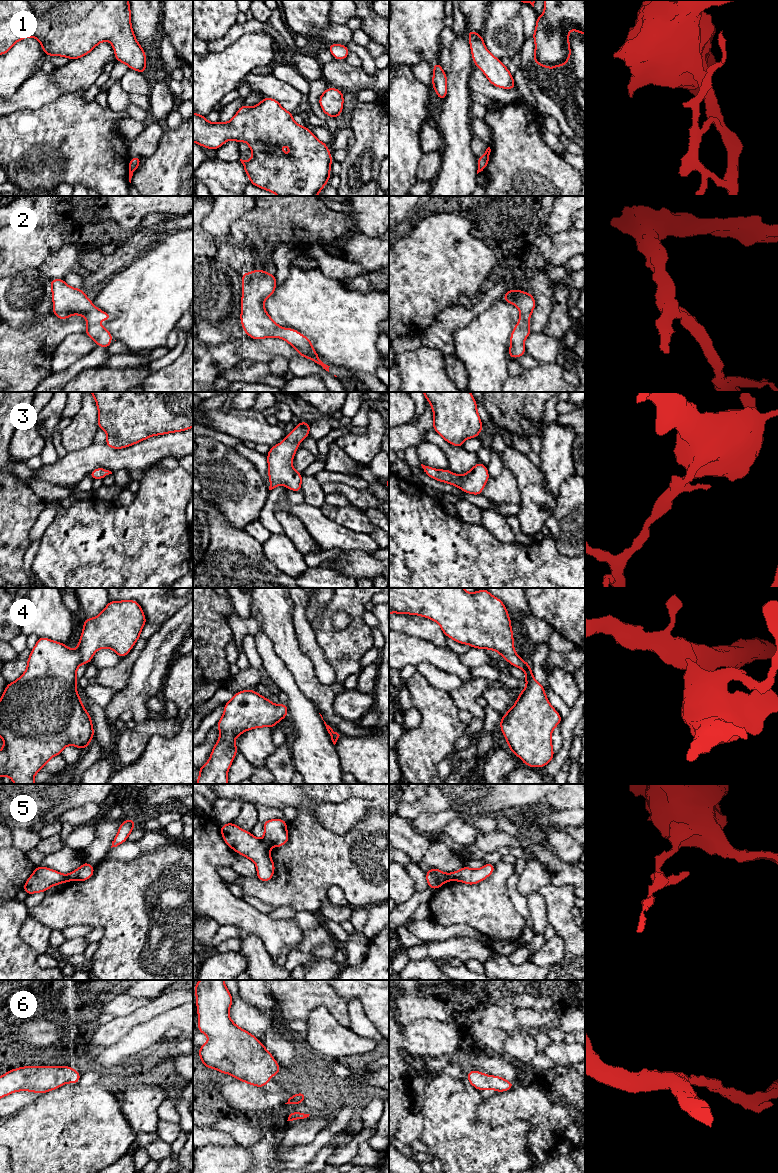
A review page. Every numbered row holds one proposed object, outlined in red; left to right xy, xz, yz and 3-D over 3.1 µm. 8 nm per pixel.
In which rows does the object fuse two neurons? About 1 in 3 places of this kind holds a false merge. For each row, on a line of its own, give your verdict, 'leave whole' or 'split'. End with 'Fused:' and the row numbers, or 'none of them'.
1: leave whole
2: leave whole
3: leave whole
4: leave whole
5: split
6: leave whole
Fused: 5

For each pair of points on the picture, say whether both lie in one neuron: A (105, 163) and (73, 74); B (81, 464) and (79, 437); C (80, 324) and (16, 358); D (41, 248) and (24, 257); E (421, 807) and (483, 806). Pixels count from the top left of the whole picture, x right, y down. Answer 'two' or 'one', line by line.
A: two
B: two
C: one
D: one
E: one

